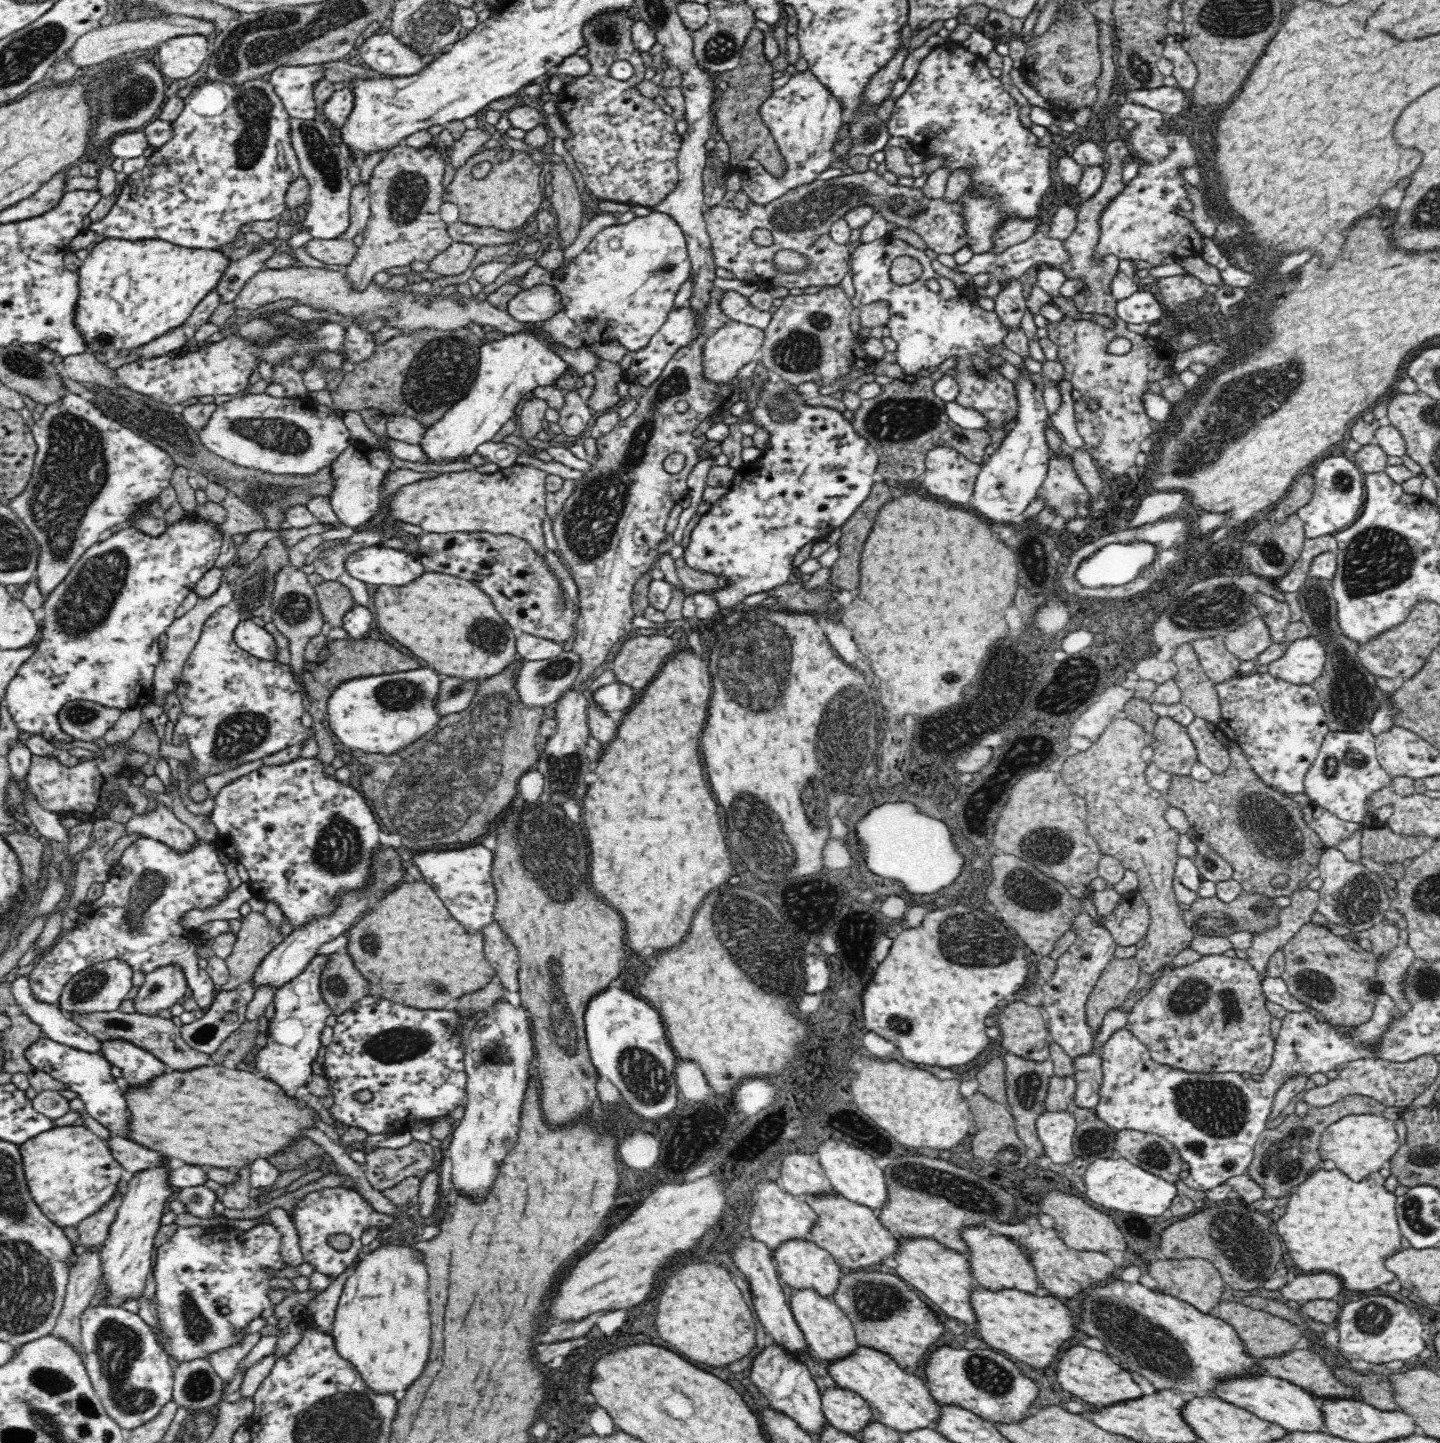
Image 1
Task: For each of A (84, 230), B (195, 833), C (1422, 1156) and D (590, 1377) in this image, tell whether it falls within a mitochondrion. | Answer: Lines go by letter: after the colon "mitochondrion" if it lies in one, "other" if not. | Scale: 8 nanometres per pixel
A: other
B: other
C: mitochondrion
D: other

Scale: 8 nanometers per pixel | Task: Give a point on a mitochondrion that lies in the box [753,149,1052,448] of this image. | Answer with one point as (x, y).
(812, 209)

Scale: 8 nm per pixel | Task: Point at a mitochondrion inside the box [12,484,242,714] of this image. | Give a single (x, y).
(93, 590)

